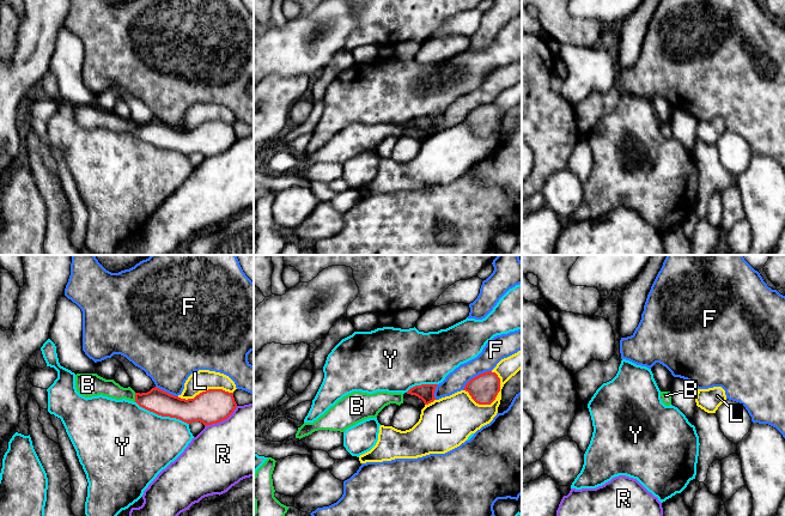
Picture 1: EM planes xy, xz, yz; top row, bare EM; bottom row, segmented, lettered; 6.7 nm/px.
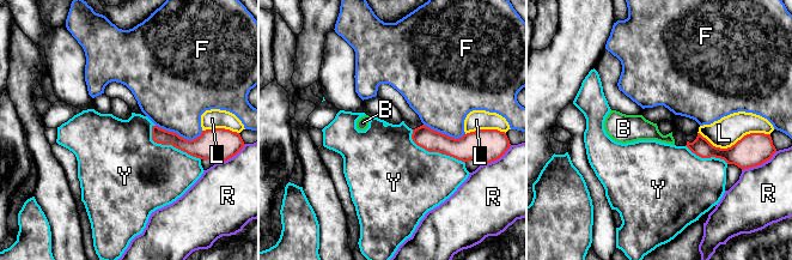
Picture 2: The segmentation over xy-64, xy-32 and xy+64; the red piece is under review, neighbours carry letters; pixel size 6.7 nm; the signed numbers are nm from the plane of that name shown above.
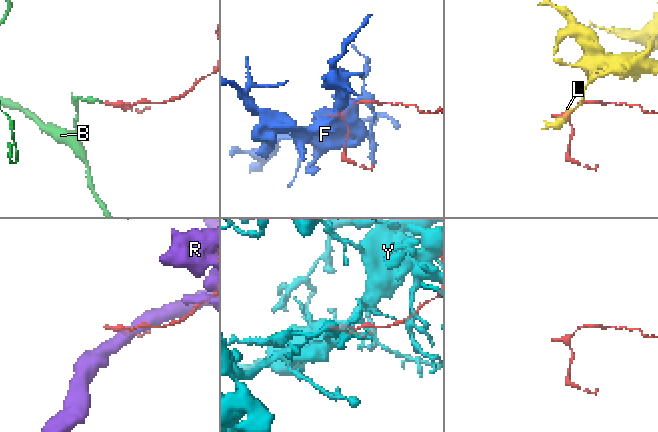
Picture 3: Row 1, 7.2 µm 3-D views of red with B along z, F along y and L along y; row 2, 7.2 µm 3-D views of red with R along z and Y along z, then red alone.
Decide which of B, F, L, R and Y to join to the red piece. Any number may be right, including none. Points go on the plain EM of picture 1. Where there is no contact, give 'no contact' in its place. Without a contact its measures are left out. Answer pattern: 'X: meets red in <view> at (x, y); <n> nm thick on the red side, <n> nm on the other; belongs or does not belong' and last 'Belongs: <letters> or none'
B: meets red in xy at (135, 129); 160 nm thick on the red side, 120 nm on the other; belongs
F: meets red in xz at (476, 108); 190 nm thick on the red side, 160 nm on the other; does not belong
L: meets red in xz at (488, 135); 190 nm thick on the red side, 300 nm on the other; does not belong
R: meets red in xy at (221, 152); 220 nm thick on the red side, 460 nm on the other; does not belong
Y: meets red in xy at (162, 147); 160 nm thick on the red side, 480 nm on the other; does not belong
Belongs: B

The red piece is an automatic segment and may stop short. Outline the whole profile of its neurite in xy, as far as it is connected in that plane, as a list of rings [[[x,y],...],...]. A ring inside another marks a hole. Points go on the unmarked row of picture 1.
[[[77,105],[75,120],[85,129],[103,127],[126,130],[158,147],[176,150],[187,156],[200,153],[205,158],[227,151],[237,139],[233,125],[223,121],[208,121],[185,132],[157,119],[147,125],[135,125],[130,119],[123,120],[114,111],[105,111],[97,105]]]

